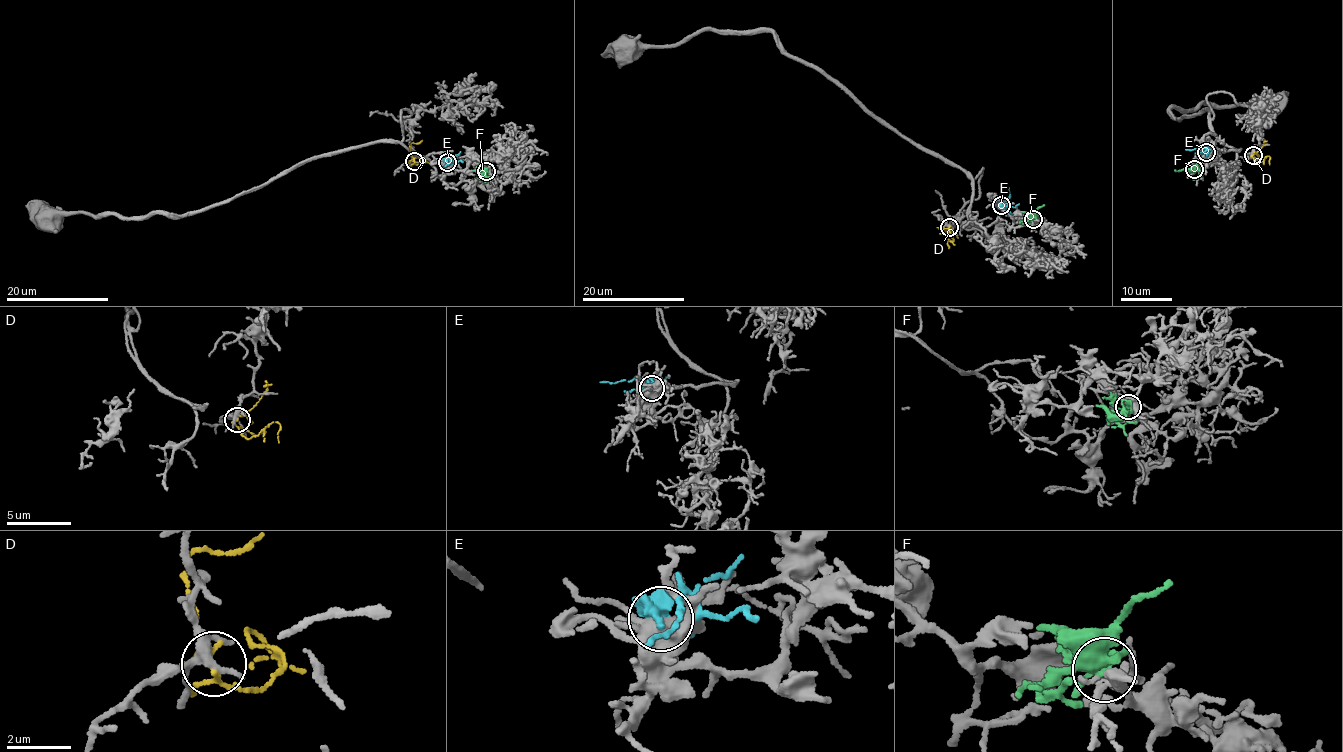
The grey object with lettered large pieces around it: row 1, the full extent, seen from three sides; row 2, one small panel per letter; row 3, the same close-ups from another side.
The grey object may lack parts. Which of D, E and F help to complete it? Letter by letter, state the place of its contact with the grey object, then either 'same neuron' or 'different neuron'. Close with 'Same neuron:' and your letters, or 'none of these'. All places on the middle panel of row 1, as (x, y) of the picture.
D: (949, 227) | different neuron
E: (1001, 205) | different neuron
F: (1033, 219) | same neuron
Same neuron: F

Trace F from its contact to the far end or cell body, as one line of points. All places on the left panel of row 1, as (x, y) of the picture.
F: (486, 170), (479, 175), (485, 182)

